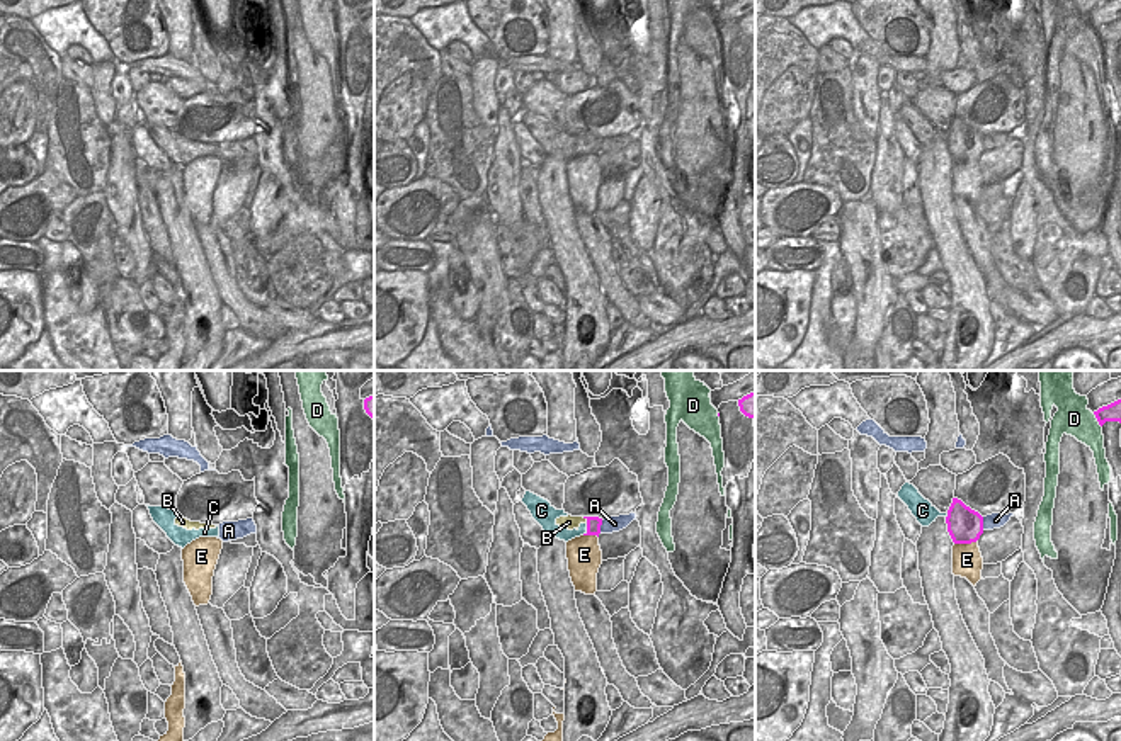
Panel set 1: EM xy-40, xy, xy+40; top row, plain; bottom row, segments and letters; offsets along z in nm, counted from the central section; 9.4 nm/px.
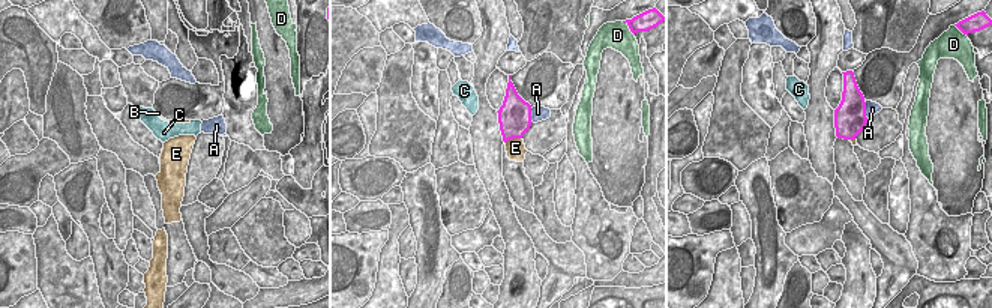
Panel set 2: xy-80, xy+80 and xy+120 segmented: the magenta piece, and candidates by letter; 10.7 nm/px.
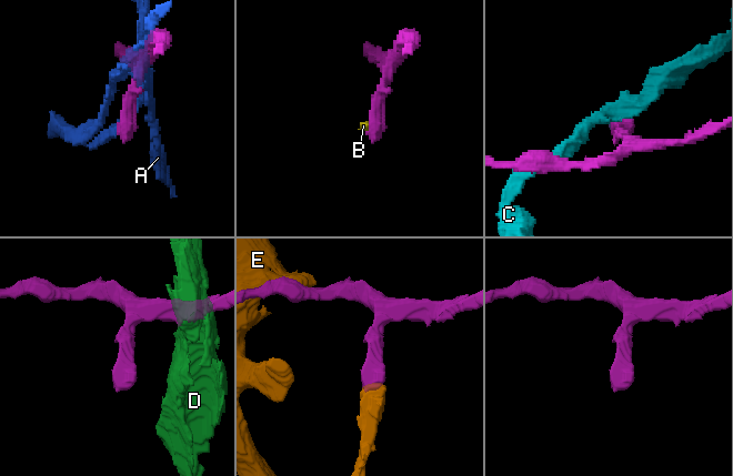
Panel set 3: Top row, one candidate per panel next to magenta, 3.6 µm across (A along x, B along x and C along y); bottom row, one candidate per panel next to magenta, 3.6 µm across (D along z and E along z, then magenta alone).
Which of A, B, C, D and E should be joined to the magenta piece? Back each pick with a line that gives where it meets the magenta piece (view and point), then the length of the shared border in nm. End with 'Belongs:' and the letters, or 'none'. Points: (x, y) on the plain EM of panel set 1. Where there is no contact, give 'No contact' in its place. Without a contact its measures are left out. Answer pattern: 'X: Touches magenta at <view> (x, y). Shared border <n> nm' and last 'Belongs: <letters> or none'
Belongs: none.

